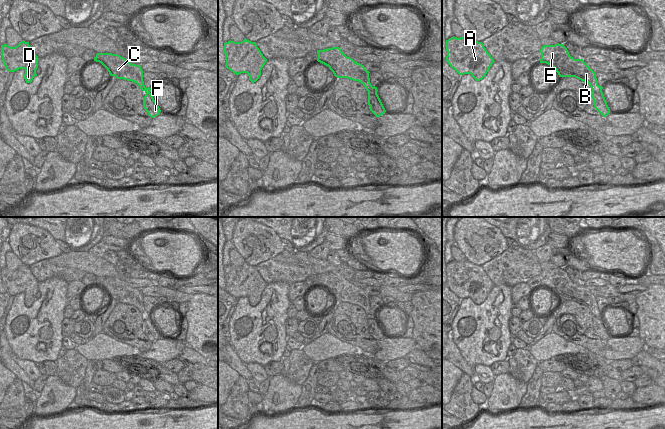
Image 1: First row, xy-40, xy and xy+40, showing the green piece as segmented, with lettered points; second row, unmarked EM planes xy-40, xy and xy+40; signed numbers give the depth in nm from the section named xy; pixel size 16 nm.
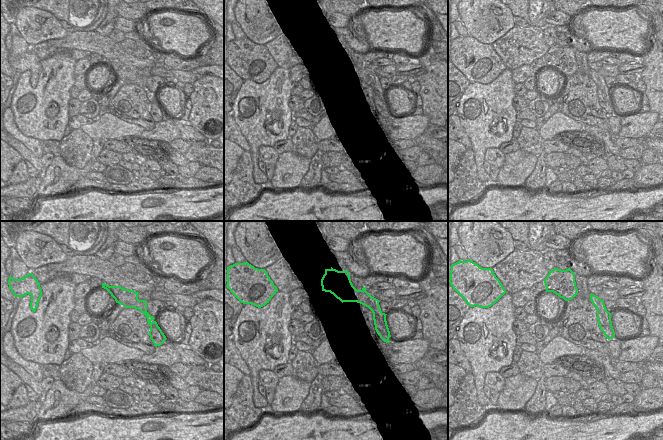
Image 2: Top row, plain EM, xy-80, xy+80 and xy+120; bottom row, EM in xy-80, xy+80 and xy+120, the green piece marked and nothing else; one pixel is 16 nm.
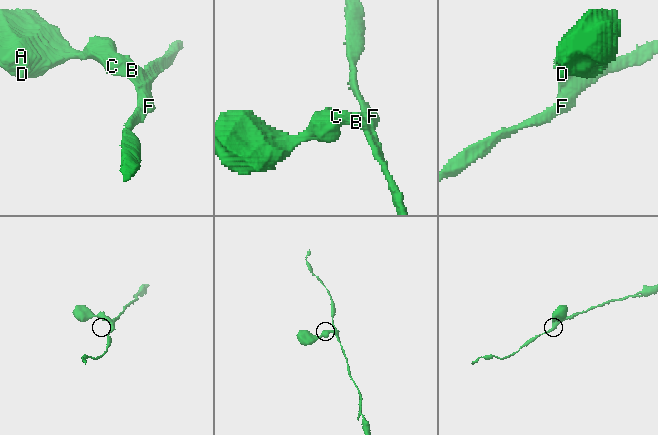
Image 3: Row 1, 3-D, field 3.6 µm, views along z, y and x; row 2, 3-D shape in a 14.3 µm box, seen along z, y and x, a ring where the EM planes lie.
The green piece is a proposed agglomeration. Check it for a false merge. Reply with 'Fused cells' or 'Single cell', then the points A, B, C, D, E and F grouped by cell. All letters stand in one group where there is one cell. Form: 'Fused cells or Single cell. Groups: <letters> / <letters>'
Fused cells. Groups: A B C D E / F

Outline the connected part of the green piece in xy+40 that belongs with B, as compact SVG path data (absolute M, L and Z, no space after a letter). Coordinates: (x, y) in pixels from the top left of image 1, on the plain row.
M564 268L544 269L540 273L540 287L552 290L559 301L575 301L587 306L592 315L600 318L603 311L598 309L596 297L583 285L570 280Z

